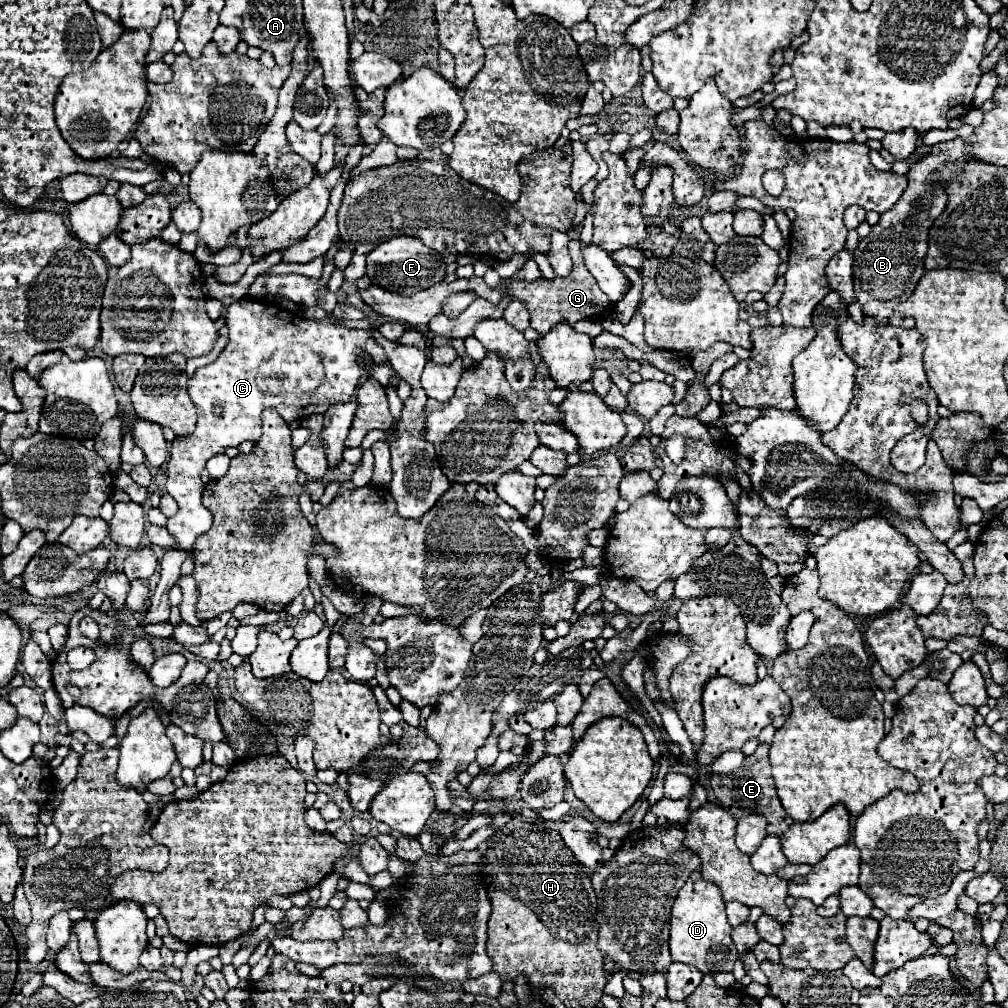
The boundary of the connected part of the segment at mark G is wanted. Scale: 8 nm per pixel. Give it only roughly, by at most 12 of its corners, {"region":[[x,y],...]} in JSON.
{"region":[[583,263],[553,281],[513,281],[530,325],[553,325],[613,311]]}

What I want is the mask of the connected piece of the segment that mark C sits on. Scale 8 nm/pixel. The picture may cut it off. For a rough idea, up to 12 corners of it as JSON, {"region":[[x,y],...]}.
{"region":[[229,305],[231,343],[187,383],[199,415],[171,443],[167,519],[191,553],[213,525],[199,471],[351,401],[369,331],[277,305]]}

